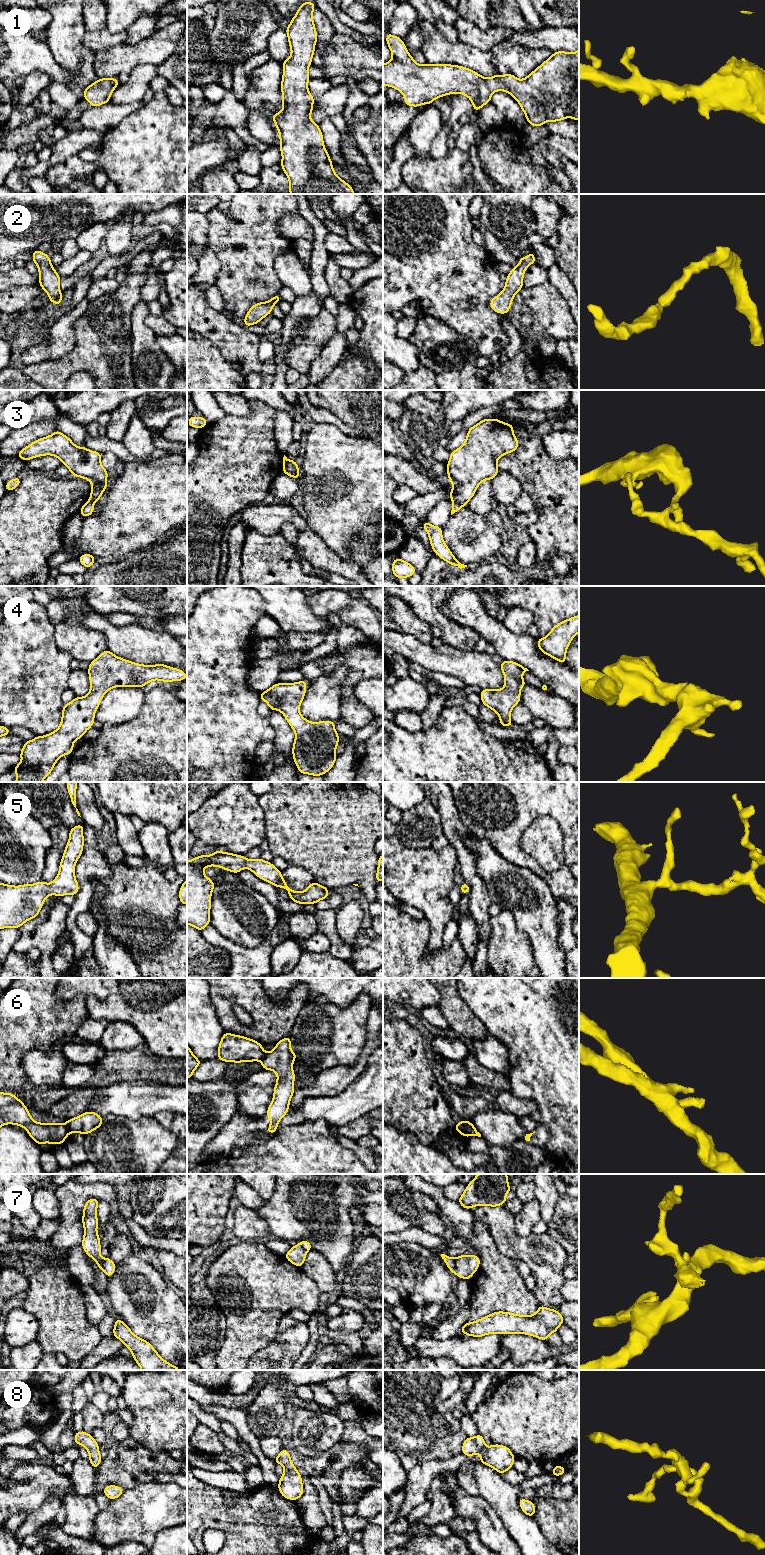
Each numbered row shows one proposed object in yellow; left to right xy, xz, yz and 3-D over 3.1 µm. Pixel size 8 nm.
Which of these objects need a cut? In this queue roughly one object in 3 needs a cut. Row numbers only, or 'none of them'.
3, 6, 7

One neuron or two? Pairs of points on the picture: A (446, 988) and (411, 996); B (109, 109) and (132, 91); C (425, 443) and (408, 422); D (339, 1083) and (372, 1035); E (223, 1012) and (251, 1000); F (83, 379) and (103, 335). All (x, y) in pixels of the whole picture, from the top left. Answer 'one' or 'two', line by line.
A: two
B: two
C: one
D: one
E: one
F: two

